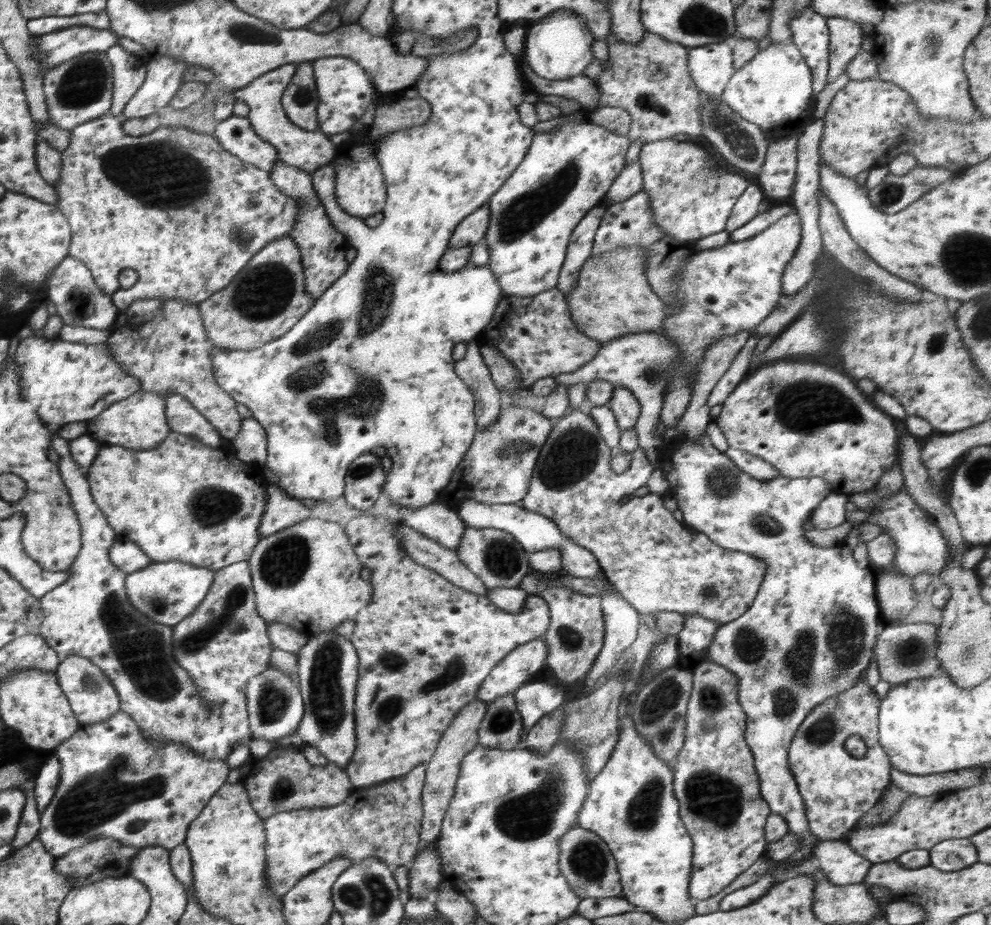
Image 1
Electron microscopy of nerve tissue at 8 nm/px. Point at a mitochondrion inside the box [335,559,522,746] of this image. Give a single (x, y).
(501, 719)

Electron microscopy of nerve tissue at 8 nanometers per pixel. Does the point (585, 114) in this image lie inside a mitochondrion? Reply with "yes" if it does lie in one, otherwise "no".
no

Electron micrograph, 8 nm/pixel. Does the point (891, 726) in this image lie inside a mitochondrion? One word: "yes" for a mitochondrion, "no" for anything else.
no

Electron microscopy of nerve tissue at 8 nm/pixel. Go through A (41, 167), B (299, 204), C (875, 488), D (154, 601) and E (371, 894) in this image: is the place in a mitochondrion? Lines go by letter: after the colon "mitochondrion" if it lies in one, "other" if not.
A: other
B: other
C: other
D: mitochondrion
E: mitochondrion

